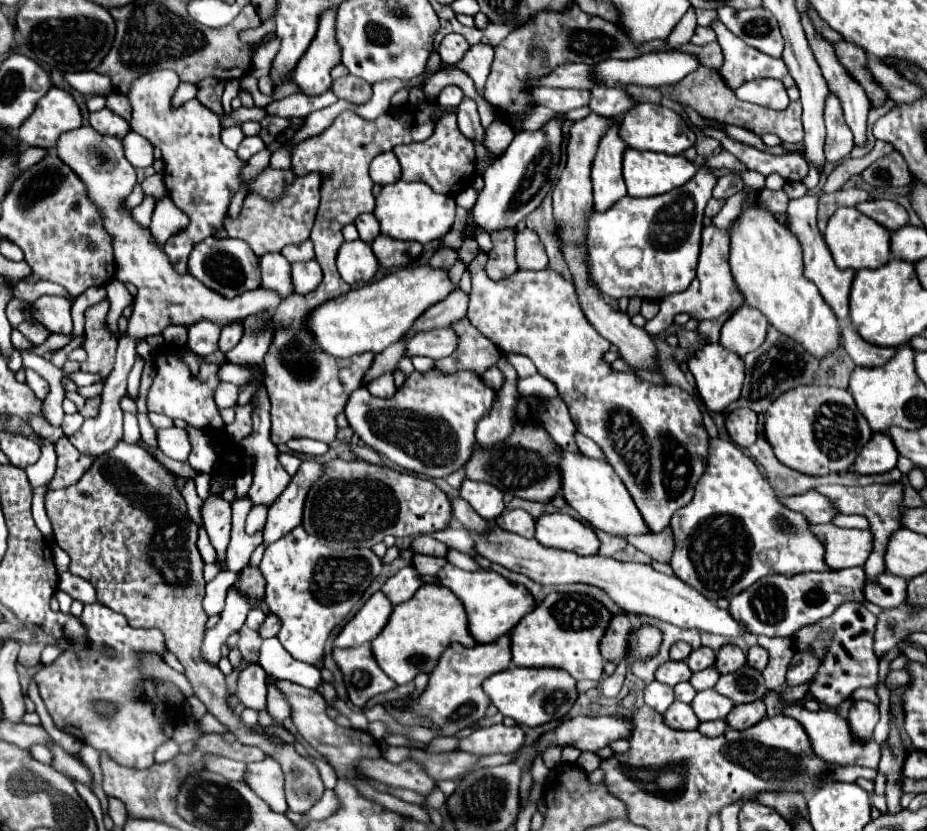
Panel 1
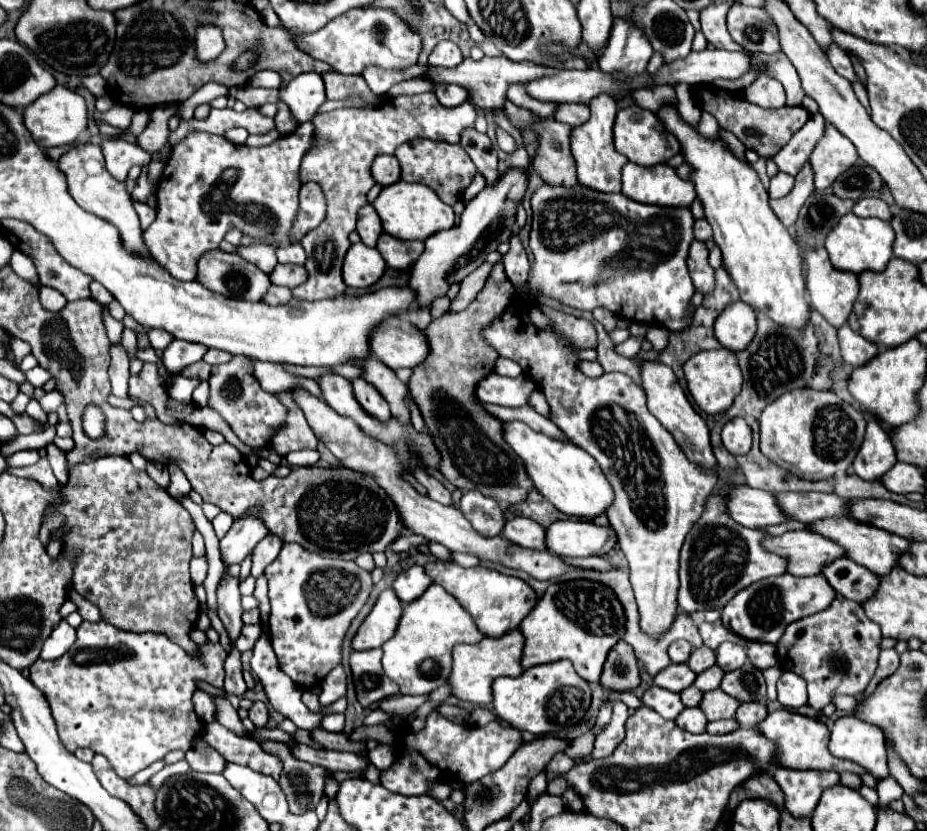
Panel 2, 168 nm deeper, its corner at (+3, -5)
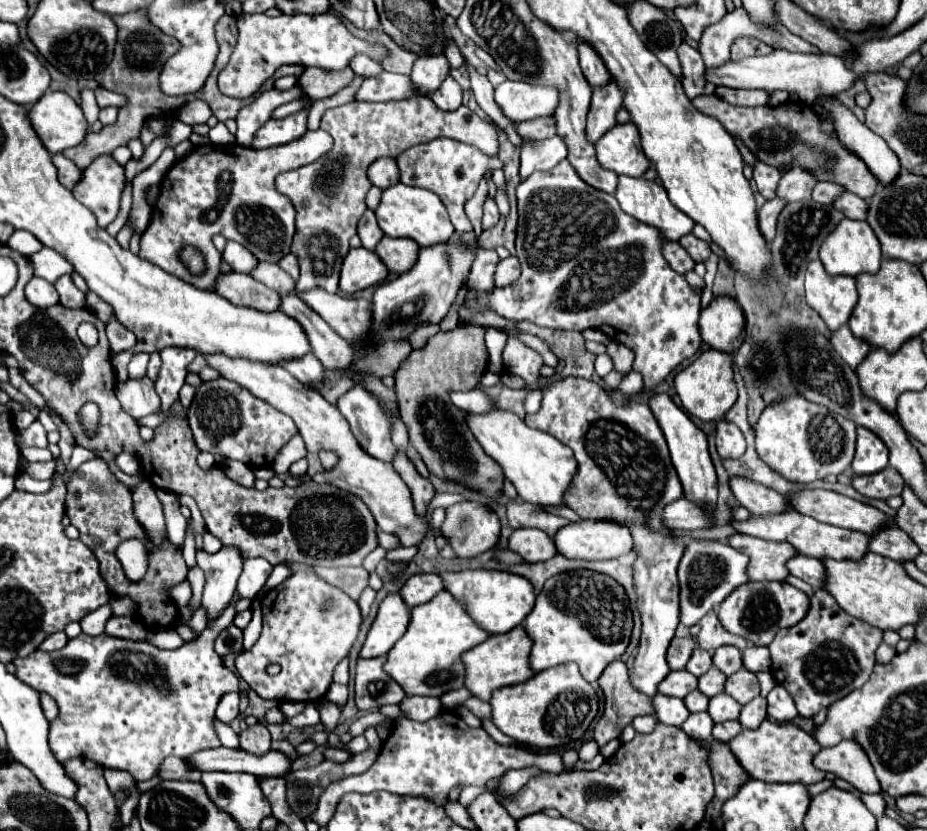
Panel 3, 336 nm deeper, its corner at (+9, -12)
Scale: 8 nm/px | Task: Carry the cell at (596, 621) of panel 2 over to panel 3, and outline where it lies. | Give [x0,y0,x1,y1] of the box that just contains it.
[524,569,634,683]

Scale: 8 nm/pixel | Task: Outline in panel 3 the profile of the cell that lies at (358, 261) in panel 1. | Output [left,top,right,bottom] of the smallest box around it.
[340,247,388,293]

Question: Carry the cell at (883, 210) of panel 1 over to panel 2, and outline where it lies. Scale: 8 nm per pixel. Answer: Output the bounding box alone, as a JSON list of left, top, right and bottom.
[854,198,892,222]

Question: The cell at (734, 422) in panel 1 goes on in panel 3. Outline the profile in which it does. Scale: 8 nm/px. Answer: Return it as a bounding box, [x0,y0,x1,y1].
[716,419,746,459]

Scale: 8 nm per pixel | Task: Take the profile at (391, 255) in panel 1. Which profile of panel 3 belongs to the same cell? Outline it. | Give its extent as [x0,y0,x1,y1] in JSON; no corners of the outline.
[376,237,420,273]

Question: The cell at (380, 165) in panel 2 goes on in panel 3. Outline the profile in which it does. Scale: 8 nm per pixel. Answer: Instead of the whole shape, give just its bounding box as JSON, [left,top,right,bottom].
[368,157,400,189]

